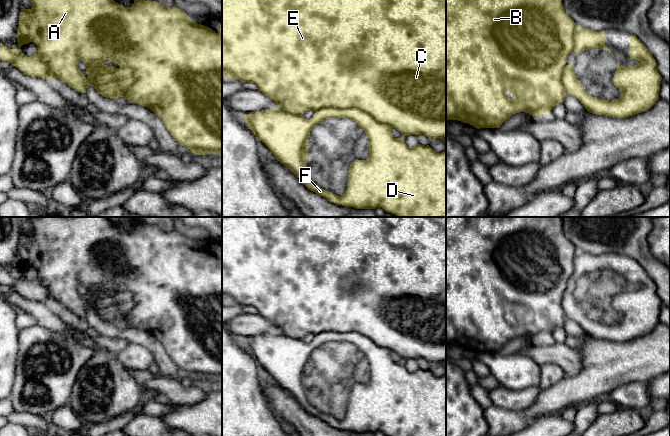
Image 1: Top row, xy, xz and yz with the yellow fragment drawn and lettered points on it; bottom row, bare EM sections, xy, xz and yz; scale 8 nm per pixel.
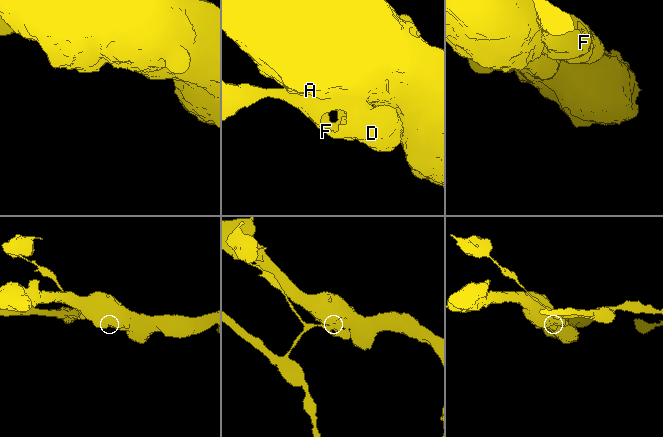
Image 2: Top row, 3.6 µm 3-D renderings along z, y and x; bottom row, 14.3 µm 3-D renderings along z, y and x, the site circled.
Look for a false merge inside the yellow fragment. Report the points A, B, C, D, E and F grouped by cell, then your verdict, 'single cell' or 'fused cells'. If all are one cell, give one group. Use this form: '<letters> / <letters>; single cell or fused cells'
A B C E / D F; fused cells

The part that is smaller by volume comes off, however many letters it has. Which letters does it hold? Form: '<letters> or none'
D, F

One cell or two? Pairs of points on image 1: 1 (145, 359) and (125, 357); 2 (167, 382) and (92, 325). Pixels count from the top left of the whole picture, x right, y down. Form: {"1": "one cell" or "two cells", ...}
{"1": "one cell", "2": "two cells"}

